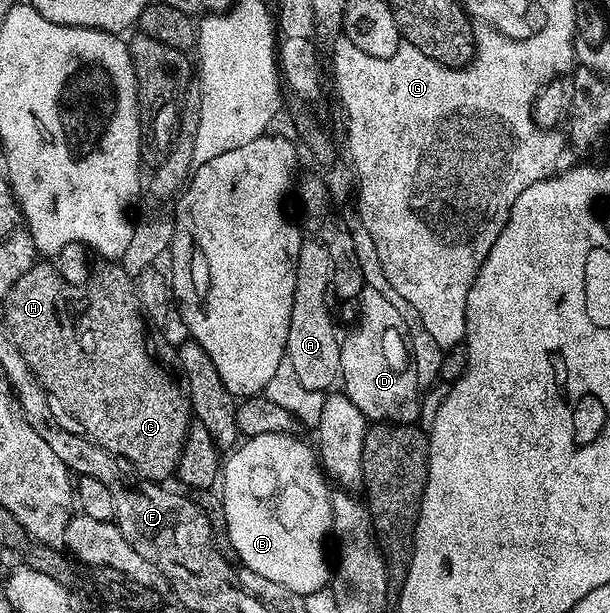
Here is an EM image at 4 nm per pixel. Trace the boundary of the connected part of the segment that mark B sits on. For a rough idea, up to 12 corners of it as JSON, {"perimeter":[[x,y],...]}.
{"perimeter":[[260,433],[225,456],[237,562],[305,597],[331,582],[315,448]]}

